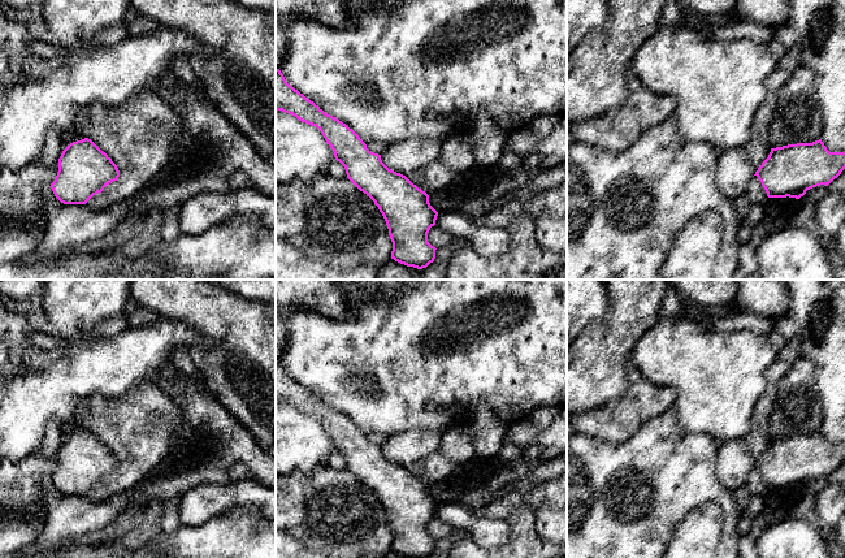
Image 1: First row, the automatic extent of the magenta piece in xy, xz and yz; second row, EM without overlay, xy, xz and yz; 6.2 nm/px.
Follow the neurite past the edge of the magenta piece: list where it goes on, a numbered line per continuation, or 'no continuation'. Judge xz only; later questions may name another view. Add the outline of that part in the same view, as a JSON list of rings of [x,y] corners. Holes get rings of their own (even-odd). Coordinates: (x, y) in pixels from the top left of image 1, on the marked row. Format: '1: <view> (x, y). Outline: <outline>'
no continuation

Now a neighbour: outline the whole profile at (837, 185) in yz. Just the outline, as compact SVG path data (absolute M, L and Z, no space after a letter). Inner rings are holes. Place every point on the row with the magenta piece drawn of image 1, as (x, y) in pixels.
M845 169L828 185L829 193L837 193L845 199Z

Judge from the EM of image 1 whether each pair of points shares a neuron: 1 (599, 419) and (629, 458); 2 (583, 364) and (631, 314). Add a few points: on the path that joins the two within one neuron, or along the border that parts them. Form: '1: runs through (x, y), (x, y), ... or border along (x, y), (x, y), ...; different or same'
1: border along (642, 425), (623, 441), (599, 441), (586, 436); different
2: runs through (596, 351), (620, 327); same

